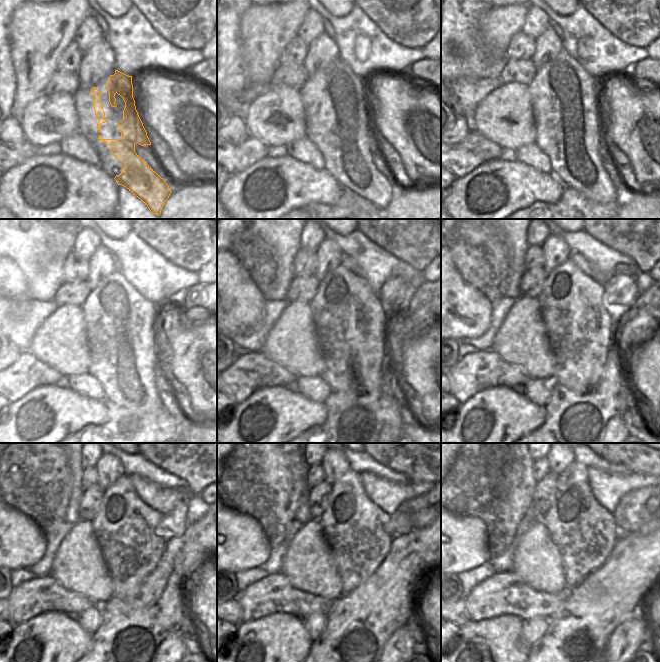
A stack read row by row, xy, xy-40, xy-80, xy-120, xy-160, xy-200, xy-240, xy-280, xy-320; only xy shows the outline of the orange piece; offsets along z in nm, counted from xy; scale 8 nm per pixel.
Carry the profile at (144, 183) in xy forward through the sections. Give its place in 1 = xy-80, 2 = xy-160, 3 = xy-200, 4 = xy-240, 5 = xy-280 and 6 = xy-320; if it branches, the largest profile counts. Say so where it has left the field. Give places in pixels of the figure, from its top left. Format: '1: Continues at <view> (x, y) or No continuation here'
1: Continues at xy-80 (576, 88)
2: Continues at xy-160 (360, 326)
3: Continues at xy-200 (589, 330)
4: Continues at xy-240 (132, 524)
5: Continues at xy-280 (359, 525)
6: Continues at xy-320 (588, 531).

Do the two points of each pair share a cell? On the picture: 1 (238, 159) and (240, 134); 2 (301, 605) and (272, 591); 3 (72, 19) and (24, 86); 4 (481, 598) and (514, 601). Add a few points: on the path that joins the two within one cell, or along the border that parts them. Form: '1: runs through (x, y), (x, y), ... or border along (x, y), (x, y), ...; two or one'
1: border along (249, 135), (237, 144), (227, 143); two
2: runs through (294, 602), (279, 596); one
3: runs through (62, 36), (35, 62), (33, 71); one
4: runs through (489, 598), (506, 598); one

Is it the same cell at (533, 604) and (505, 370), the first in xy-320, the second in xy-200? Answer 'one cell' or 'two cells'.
one cell

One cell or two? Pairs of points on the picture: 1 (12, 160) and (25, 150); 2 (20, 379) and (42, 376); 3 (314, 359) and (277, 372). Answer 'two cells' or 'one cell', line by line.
1: one cell
2: one cell
3: two cells

